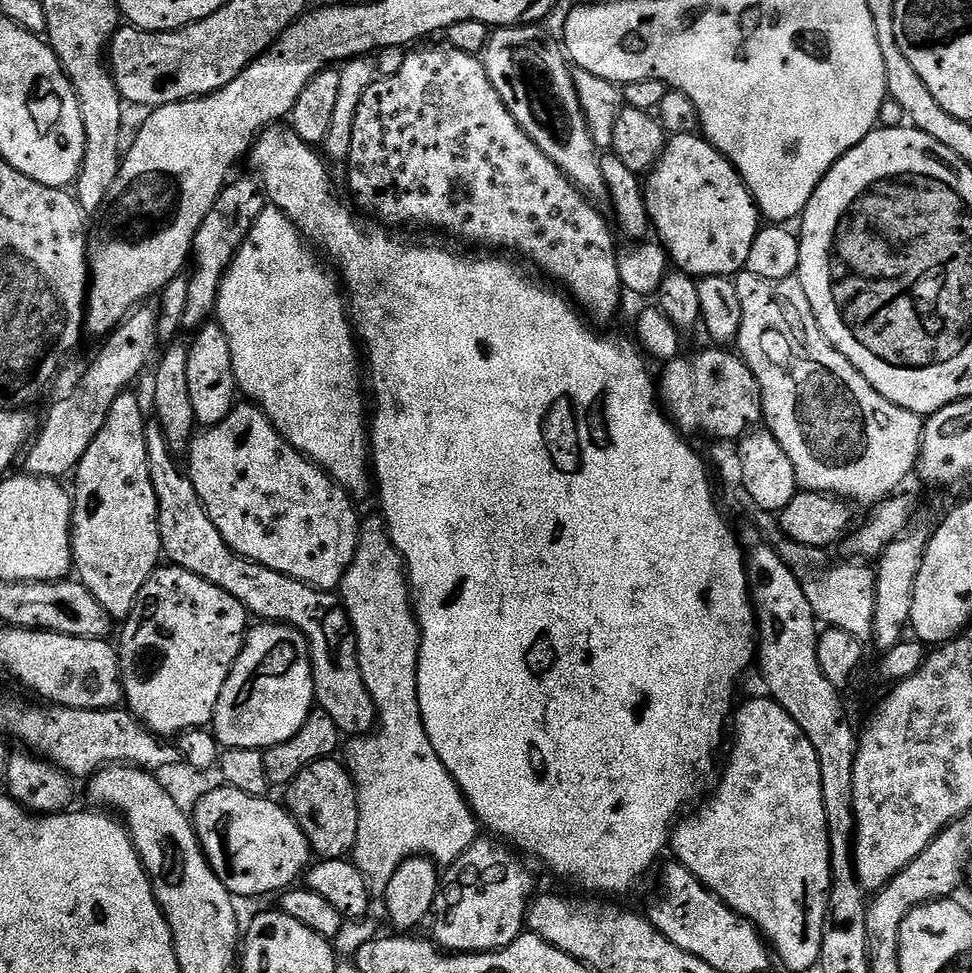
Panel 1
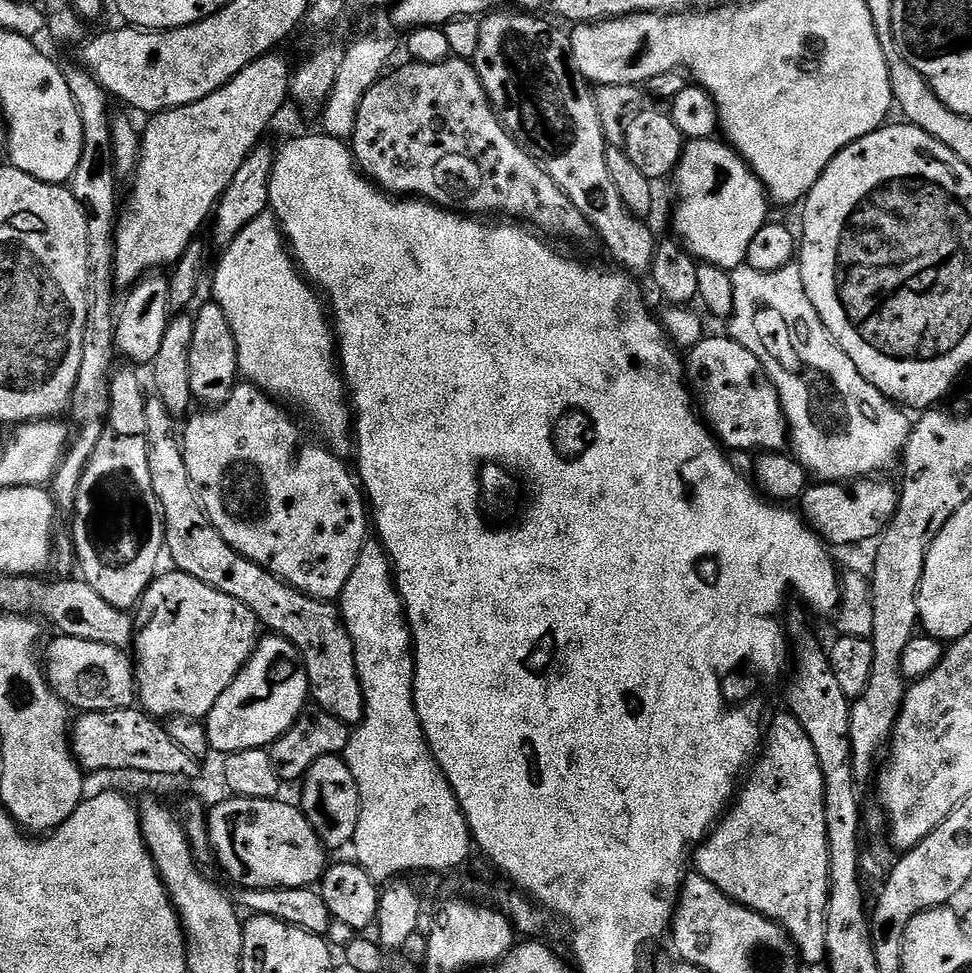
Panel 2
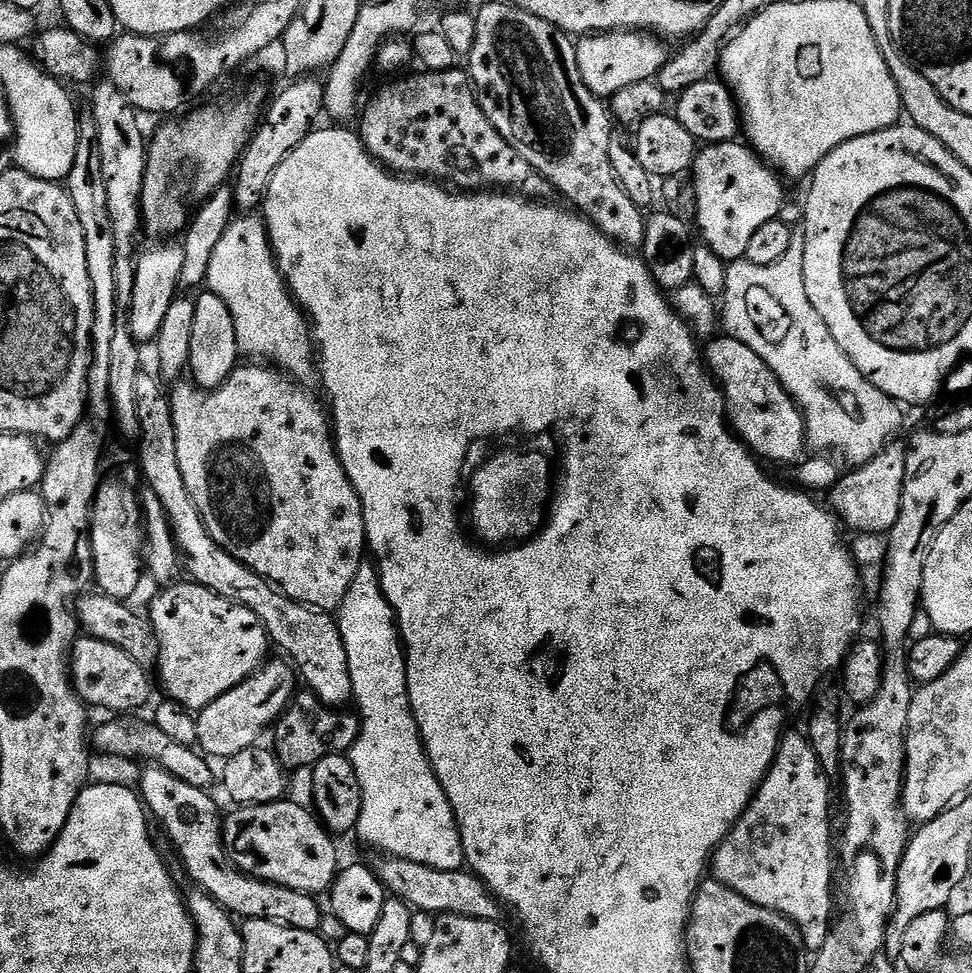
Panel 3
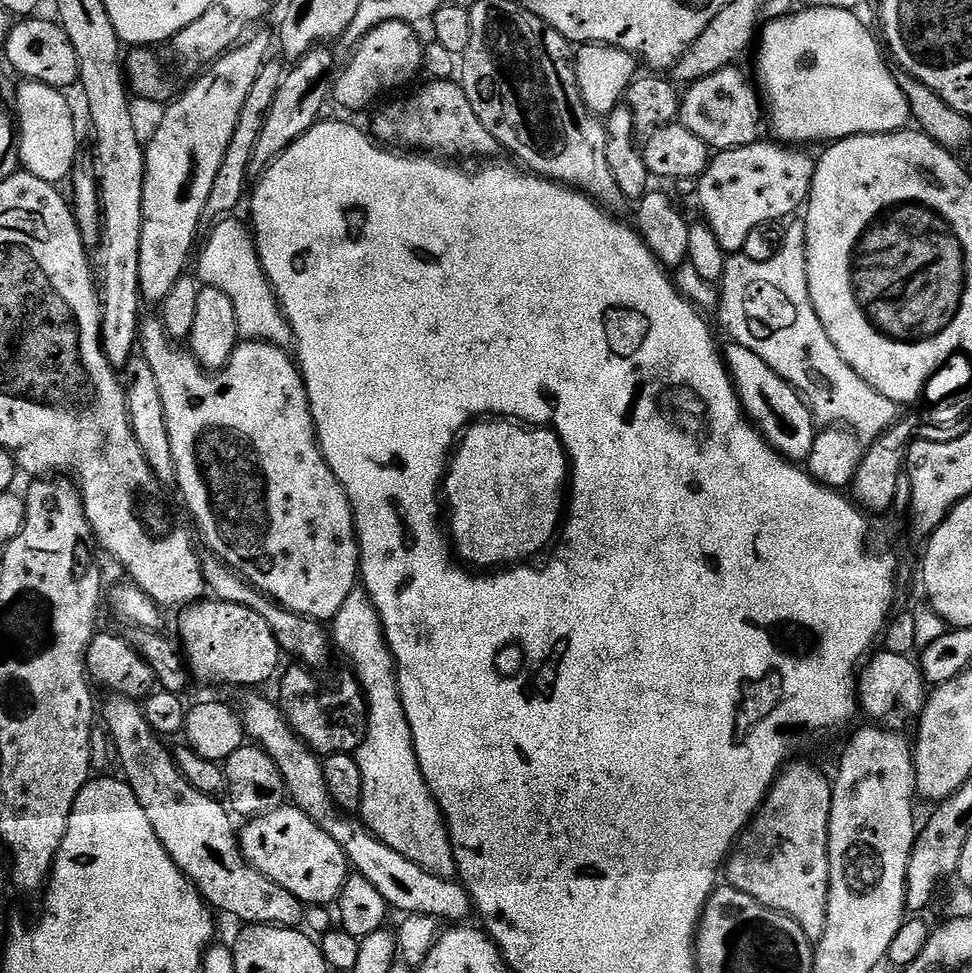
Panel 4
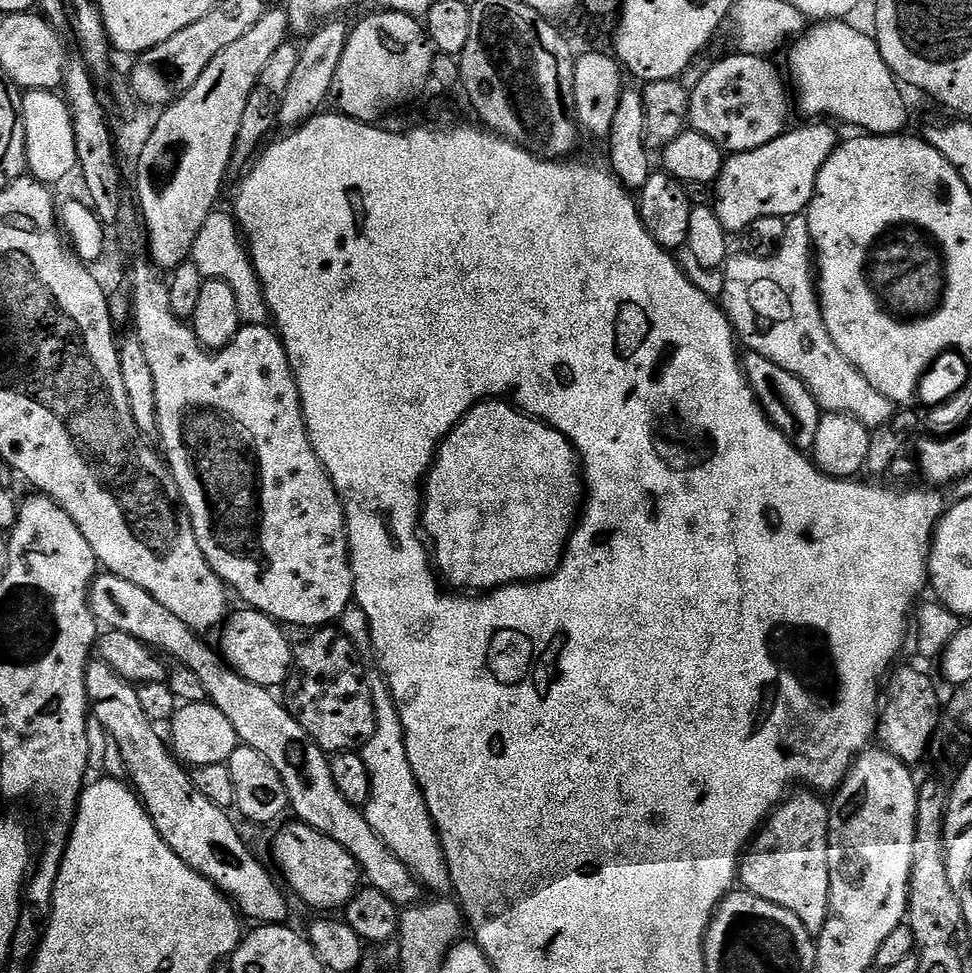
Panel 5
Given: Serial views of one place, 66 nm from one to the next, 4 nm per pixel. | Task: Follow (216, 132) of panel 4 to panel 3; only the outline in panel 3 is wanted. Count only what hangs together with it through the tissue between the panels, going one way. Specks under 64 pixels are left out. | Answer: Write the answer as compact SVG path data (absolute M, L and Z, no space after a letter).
M156 242L153 244L156 244L153 248L148 248L145 252L143 249L139 253L134 274L134 294L131 302L126 305L128 329L132 331L133 338L140 346L151 345L155 341L158 330L162 330L162 322L166 319L170 302L174 302L181 291L183 243Z

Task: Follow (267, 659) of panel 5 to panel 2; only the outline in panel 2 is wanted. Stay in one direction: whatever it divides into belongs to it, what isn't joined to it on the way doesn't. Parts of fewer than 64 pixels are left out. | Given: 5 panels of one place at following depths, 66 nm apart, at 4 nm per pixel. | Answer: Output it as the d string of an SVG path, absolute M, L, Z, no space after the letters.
M179 570L161 571L140 599L134 616L134 667L138 704L148 715L157 718L185 716L200 720L207 718L214 702L222 698L224 691L244 669L246 662L256 649L258 621L256 616L238 598L198 582L190 574Z

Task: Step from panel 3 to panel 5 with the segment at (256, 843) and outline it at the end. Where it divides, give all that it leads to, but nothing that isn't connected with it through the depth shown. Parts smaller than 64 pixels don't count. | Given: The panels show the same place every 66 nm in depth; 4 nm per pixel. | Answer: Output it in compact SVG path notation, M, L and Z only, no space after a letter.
M292 822L277 834L272 846L272 860L280 867L286 883L292 887L291 895L312 908L343 909L356 895L362 884L360 867L326 834L299 822Z

